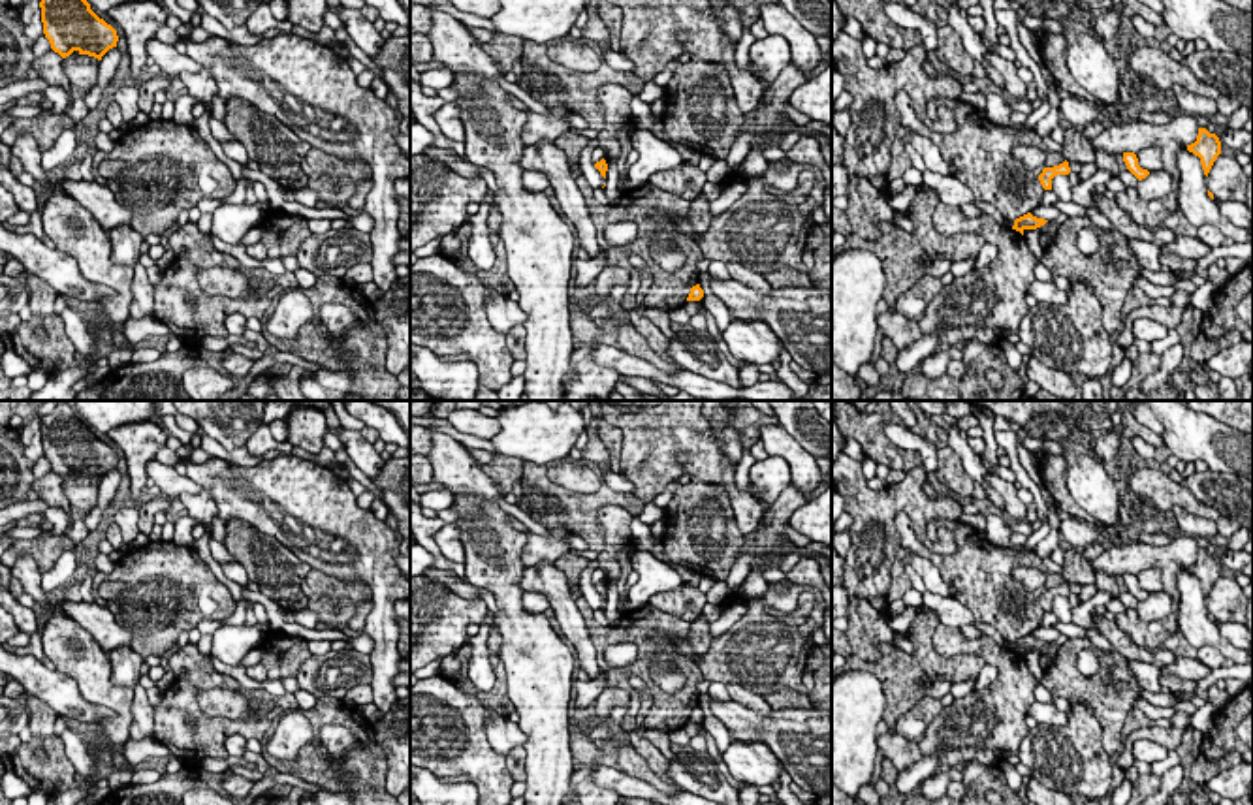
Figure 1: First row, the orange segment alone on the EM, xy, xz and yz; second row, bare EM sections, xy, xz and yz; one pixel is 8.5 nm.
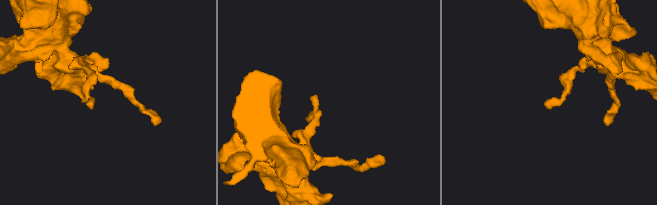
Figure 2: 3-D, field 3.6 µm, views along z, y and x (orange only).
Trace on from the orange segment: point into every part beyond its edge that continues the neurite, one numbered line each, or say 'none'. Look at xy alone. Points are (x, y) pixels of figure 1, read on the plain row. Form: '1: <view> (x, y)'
none

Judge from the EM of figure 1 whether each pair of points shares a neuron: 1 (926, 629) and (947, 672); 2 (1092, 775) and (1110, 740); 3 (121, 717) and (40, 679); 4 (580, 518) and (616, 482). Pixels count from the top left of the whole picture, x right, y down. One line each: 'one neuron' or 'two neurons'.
1: one neuron
2: two neurons
3: two neurons
4: two neurons

